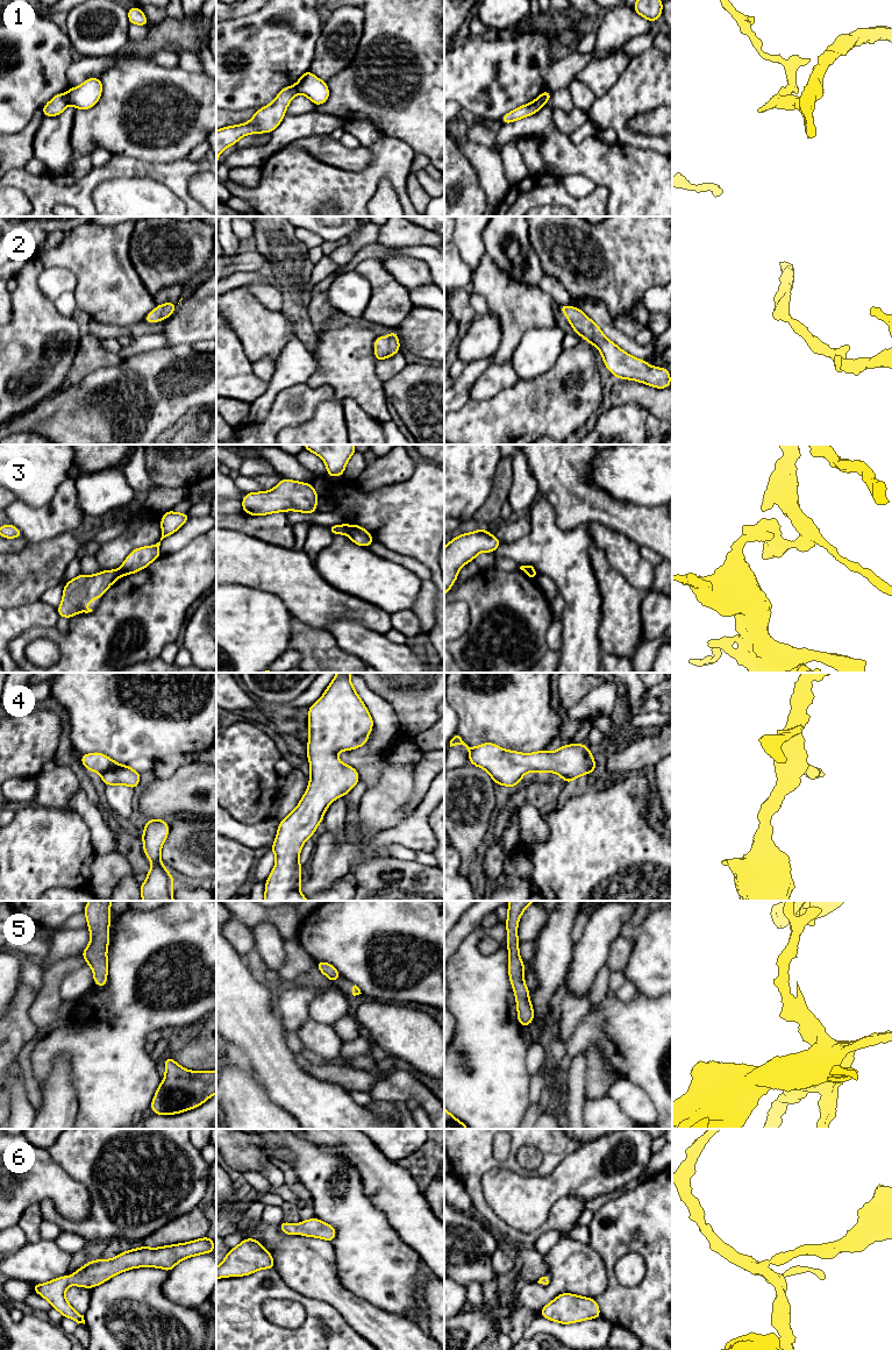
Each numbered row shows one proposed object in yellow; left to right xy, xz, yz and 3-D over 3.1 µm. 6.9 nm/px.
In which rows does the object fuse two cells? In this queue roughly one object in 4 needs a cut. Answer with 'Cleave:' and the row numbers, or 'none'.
Cleave: 1, 3

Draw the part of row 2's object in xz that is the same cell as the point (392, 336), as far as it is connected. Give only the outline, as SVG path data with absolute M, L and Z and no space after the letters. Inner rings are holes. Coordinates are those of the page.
M395 329L387 338L377 336L374 340L374 356L377 362L395 355L400 350L399 338Z

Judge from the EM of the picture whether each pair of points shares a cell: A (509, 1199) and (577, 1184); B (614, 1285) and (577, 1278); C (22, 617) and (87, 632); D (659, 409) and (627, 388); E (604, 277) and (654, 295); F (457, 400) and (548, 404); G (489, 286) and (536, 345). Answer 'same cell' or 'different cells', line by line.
A: same cell
B: different cells
C: different cells
D: same cell
E: different cells
F: different cells
G: different cells

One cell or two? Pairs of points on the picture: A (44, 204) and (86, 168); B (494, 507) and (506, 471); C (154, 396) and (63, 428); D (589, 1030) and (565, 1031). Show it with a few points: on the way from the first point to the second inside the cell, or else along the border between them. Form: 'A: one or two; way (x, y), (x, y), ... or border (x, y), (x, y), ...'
A: two; border (93, 168), (83, 177), (73, 177), (68, 172)
B: one; way (497, 498), (502, 481)
C: one; way (131, 403), (122, 403), (102, 423), (85, 423)
D: two; border (590, 1010), (576, 1025), (565, 1043)

